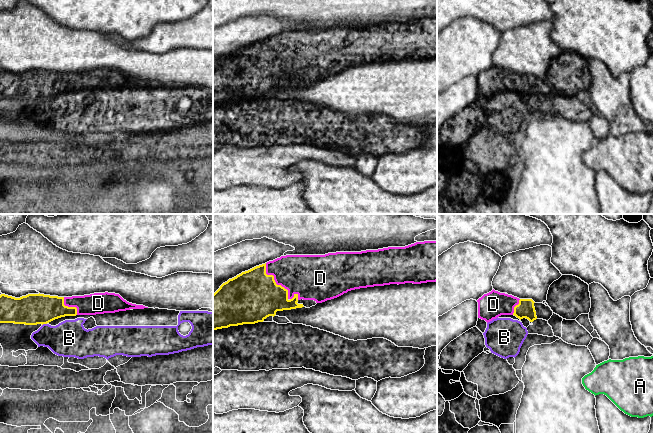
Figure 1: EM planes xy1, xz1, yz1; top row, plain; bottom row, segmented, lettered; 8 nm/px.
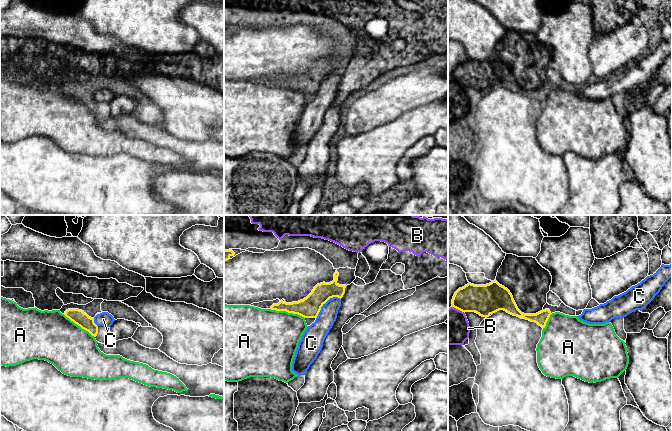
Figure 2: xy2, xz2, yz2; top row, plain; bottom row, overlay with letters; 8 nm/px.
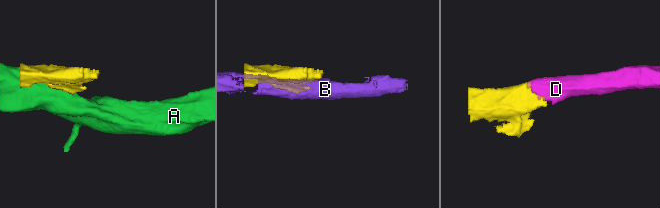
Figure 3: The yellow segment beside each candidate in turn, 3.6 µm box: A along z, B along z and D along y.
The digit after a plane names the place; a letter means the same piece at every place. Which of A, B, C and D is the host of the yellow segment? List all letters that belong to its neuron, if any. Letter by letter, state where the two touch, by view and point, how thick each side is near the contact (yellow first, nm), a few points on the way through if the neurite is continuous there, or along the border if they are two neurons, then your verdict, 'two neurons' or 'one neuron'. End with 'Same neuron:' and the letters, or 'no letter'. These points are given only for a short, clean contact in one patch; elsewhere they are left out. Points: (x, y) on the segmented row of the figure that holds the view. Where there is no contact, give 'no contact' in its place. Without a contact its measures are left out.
A: xz2 (287, 311) | 170/440 nm | along xz2 (270, 308), (297, 313), (304, 318) | two neurons
B: xy1 (44, 323) | 260/300 nm | two neurons
C: xz2 (325, 302) | 170/160 nm | across xz2 (309, 307), (325, 302), (325, 319), (317, 331) | one neuron
D: xz1 (274, 281) | 420/320 nm | across xz1 (252, 296), (274, 281), (293, 275), (304, 275) | one neuron
Same neuron: C, D

